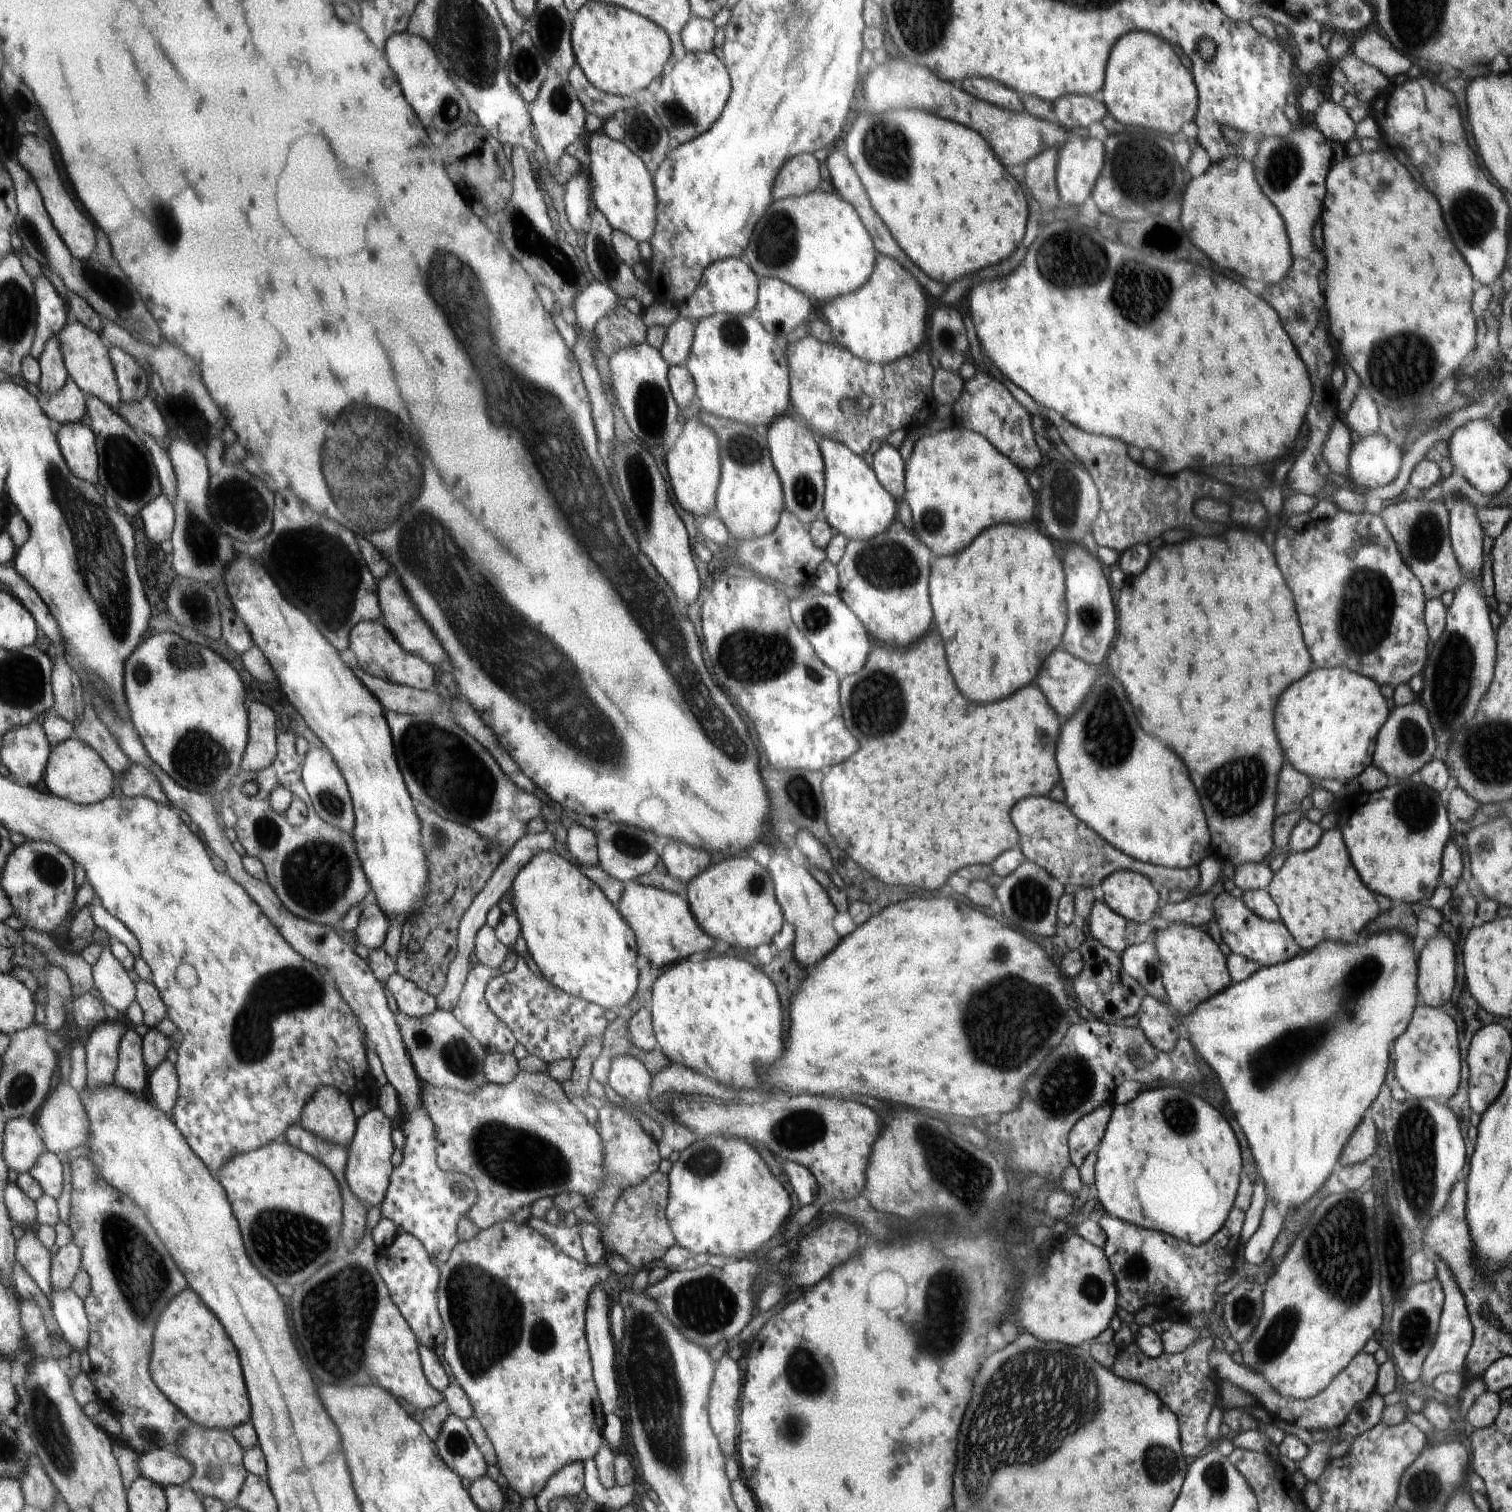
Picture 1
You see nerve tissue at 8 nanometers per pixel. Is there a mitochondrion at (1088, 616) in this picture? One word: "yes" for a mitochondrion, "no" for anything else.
yes

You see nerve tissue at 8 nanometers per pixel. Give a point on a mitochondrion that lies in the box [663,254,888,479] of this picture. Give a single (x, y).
(744, 450)

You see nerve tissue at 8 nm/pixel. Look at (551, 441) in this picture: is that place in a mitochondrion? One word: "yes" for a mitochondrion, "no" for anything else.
yes

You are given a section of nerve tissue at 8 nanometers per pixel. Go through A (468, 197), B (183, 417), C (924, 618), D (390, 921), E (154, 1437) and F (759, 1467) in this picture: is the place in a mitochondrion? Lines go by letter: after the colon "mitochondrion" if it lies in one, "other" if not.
A: other
B: mitochondrion
C: other
D: other
E: mitochondrion
F: other

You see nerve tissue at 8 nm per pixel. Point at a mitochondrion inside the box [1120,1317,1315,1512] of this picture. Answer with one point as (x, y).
(1161, 1464)

